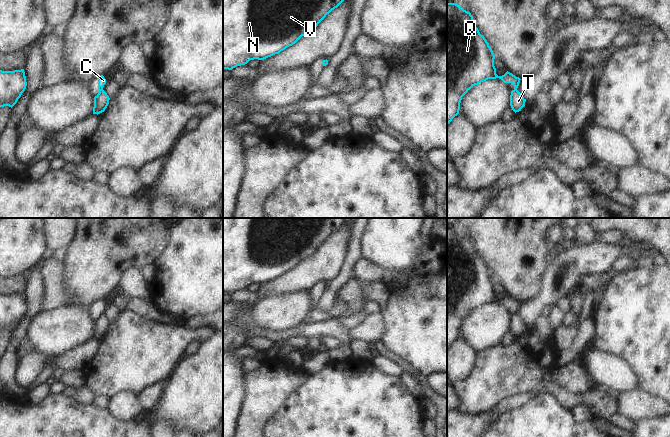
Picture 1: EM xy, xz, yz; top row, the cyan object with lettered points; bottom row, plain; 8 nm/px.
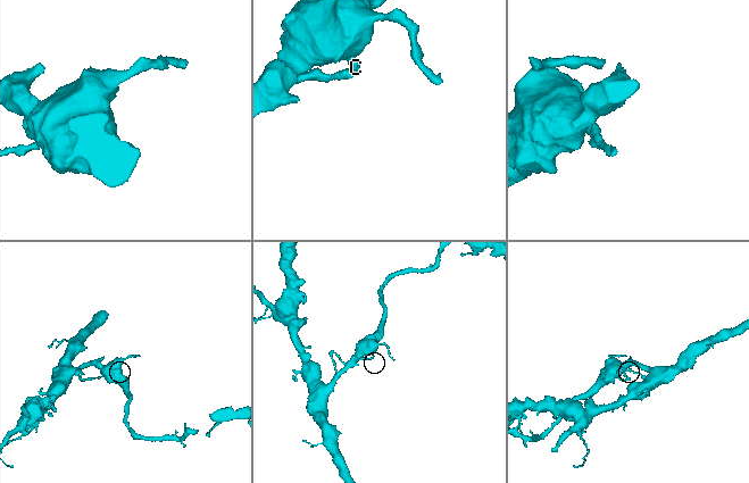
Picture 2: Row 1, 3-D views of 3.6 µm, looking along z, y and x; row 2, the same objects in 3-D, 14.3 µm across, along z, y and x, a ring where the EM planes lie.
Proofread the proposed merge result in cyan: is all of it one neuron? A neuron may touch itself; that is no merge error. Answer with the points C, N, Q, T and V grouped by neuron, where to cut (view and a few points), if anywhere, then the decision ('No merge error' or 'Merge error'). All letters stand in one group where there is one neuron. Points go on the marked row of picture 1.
Groups: C N Q V / T. Split along xy (102, 88), (99, 92). Merge error

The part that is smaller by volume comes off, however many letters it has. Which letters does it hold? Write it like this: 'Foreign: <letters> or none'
Foreign: T

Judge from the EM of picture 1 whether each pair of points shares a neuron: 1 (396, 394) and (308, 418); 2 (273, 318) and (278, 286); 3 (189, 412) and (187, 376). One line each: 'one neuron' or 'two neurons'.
1: one neuron
2: two neurons
3: one neuron

